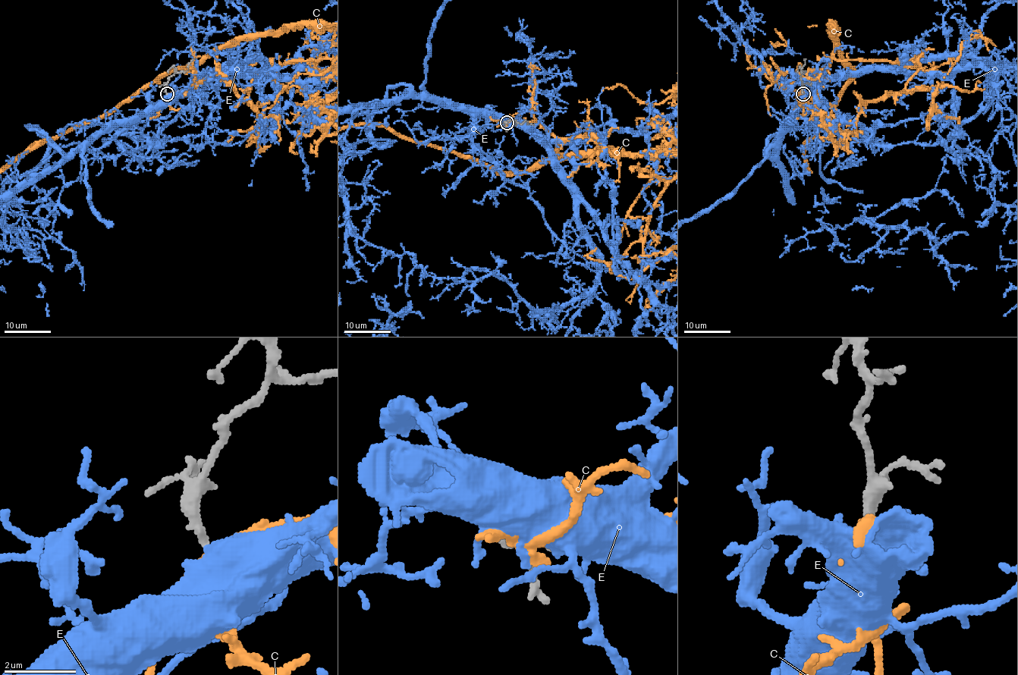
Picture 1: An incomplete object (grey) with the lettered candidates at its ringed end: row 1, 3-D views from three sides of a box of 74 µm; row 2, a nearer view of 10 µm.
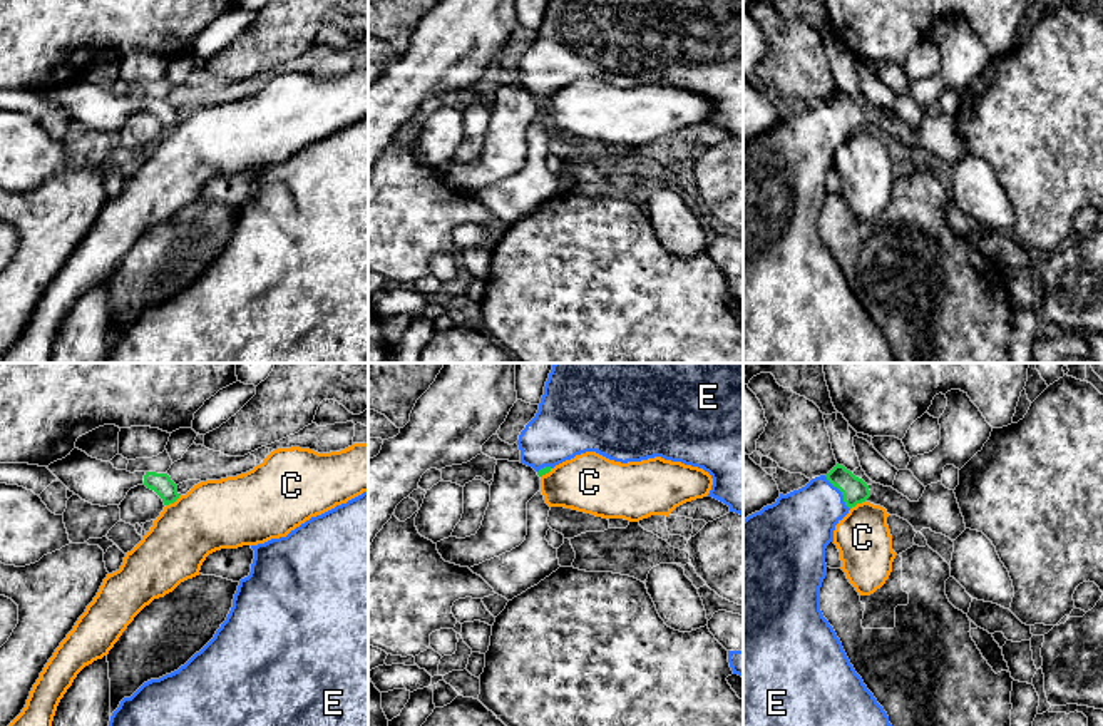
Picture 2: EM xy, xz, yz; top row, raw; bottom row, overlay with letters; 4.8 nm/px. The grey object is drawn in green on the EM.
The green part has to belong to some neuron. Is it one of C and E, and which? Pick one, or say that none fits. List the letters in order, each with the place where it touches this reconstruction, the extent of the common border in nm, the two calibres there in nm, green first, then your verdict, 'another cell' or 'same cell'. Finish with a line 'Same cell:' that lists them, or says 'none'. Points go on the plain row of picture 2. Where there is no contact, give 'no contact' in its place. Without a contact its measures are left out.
C: yz (857, 127) | 90 nm | 120/260 nm | another cell
E: yz (841, 116) | 200 nm | 120/320 nm | same cell
Same cell: E

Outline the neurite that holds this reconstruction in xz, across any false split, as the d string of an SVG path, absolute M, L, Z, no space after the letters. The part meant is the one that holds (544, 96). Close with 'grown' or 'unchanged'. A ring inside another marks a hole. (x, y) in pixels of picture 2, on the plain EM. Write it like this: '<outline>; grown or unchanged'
M549 0L536 42L526 50L517 65L521 89L532 92L539 102L556 90L586 77L596 77L609 85L628 89L661 82L671 87L698 92L713 104L708 122L730 132L730 137L743 141L743 0Z; grown

